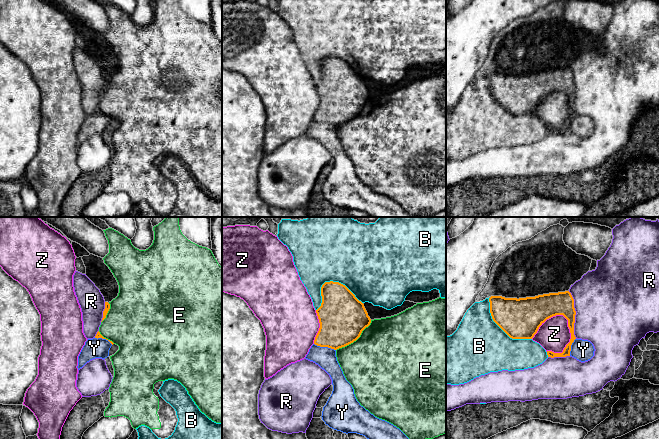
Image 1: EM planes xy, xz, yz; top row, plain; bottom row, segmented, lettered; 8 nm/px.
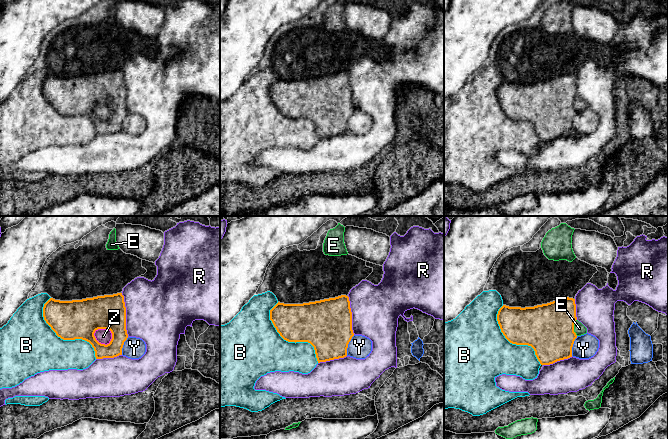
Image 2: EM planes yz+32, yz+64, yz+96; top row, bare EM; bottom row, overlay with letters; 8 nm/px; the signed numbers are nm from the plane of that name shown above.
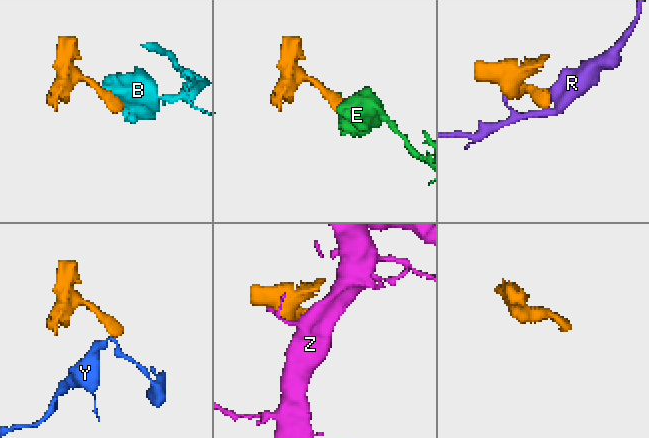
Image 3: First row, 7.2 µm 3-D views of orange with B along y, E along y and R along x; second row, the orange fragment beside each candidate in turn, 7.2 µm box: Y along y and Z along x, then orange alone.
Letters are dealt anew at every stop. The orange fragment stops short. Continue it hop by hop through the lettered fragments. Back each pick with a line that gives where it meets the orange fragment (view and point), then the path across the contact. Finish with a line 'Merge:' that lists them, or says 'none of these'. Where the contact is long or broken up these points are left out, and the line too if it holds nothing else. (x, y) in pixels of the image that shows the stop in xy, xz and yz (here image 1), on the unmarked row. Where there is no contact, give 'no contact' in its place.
Merge: none of these

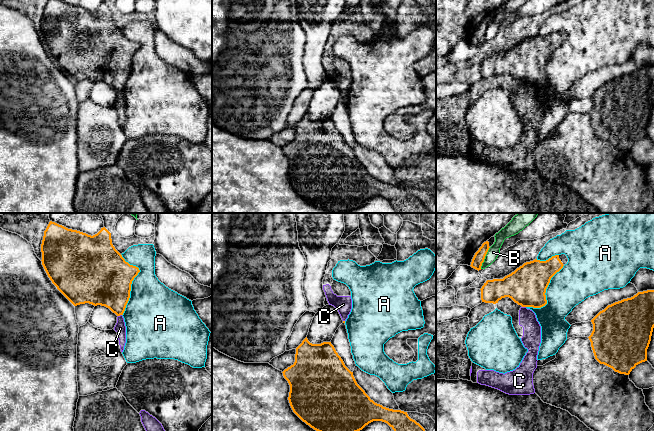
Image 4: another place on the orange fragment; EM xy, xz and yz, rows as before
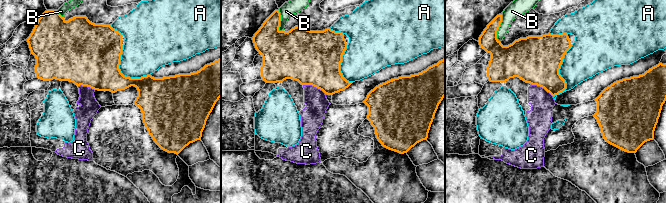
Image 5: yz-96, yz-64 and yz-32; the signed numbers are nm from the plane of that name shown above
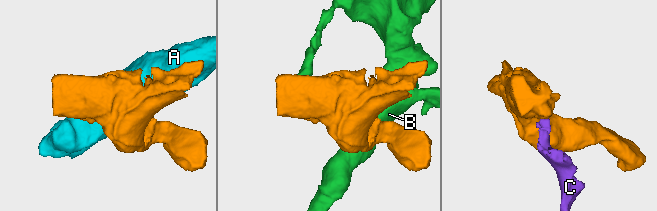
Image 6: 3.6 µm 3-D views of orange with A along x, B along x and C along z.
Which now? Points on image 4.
Merge: none of these

